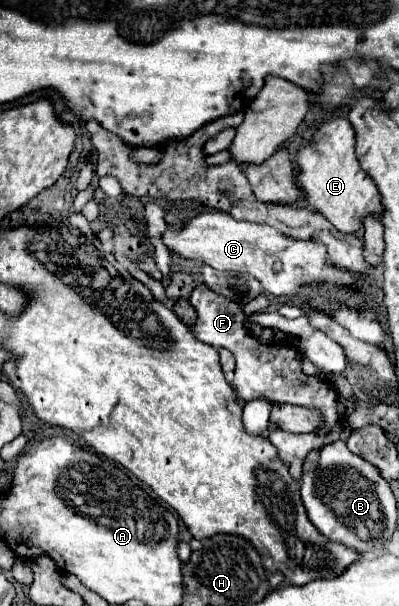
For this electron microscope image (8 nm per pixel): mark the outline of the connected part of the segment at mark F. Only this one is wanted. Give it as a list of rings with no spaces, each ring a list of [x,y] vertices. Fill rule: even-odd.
[[[198,284],[192,290],[190,304],[198,312],[198,320],[192,328],[192,334],[210,346],[226,348],[234,354],[234,358],[236,358],[234,386],[236,386],[236,392],[242,398],[242,402],[264,398],[270,402],[284,402],[284,404],[300,404],[300,406],[318,408],[322,412],[322,418],[326,424],[326,428],[320,430],[318,436],[324,436],[332,430],[332,426],[338,422],[336,408],[332,408],[332,402],[322,402],[322,394],[332,398],[336,394],[336,390],[328,382],[320,382],[314,376],[306,376],[302,372],[302,354],[296,348],[284,344],[284,342],[272,342],[268,346],[260,344],[244,328],[244,318],[246,318],[244,308],[240,304],[226,300],[224,296],[212,292],[206,284]]]

